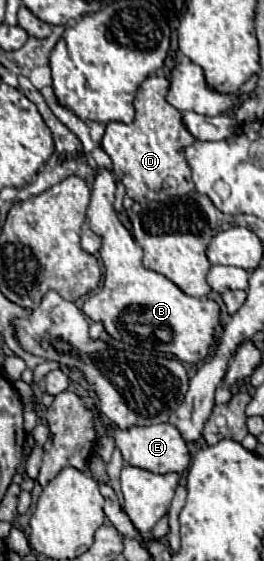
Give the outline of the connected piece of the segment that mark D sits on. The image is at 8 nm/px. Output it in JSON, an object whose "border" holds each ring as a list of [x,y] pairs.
{"border":[[[148,76],[136,90],[134,122],[106,124],[102,150],[112,160],[112,172],[116,180],[124,184],[126,194],[134,202],[146,202],[148,188],[152,192],[150,200],[166,200],[170,196],[182,196],[194,190],[190,166],[184,158],[184,150],[194,142],[194,136],[182,126],[180,112],[166,102],[166,90],[168,80],[164,76]]]}

